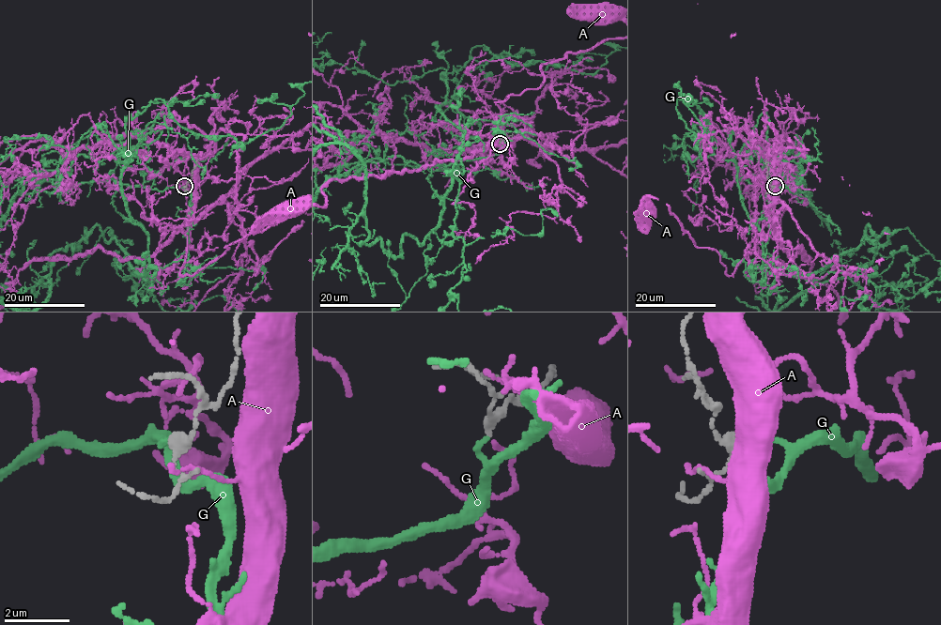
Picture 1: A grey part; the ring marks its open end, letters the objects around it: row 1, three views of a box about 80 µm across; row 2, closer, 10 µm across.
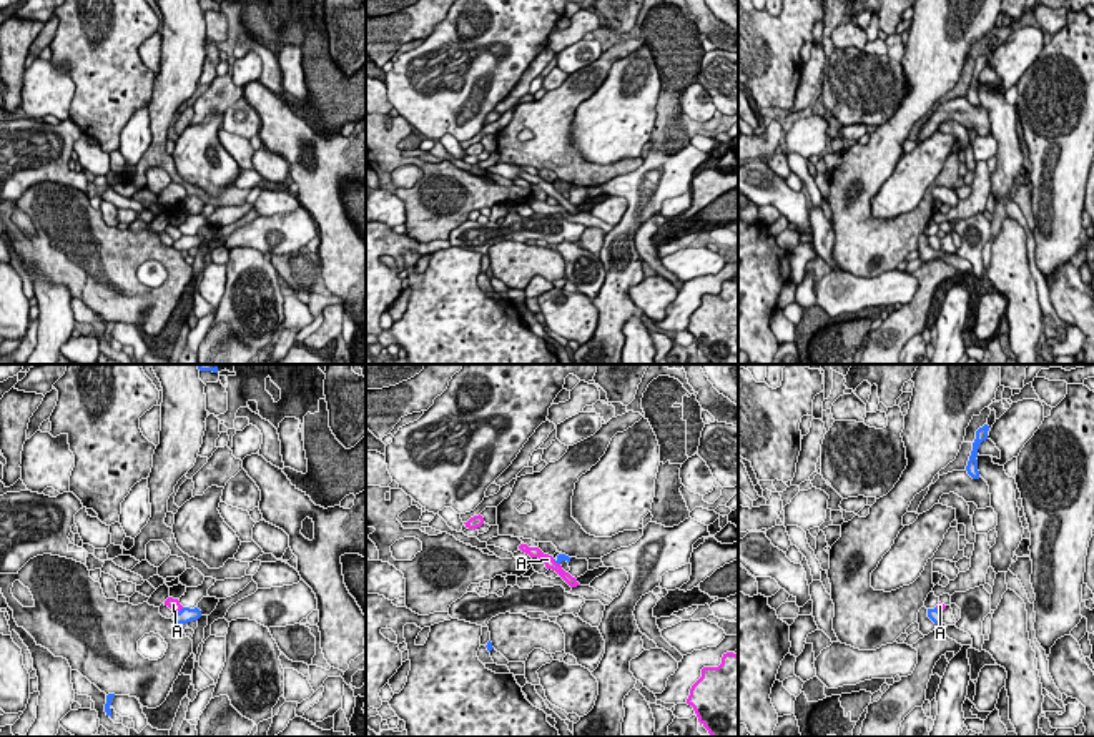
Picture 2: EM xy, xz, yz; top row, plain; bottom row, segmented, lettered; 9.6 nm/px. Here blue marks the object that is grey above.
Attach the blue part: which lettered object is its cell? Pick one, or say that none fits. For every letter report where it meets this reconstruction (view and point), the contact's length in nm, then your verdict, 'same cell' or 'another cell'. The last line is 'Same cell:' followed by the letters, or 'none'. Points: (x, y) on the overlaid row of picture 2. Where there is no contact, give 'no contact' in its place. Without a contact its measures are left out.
A: contact xy (180, 611); length 120 nm; another cell
G: no contact; same cell
Same cell: G

